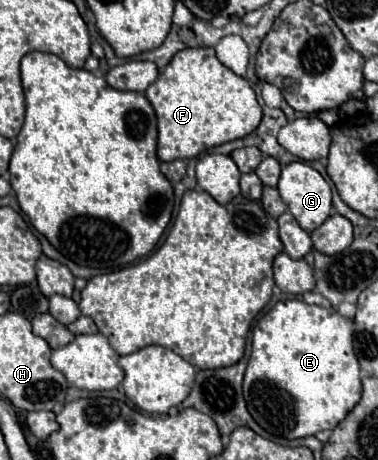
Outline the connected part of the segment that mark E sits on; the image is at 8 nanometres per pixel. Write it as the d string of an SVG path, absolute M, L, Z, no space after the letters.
M304 300L278 302L266 312L252 330L252 356L248 360L242 391L250 416L272 436L304 438L320 430L332 430L358 404L362 396L360 366L352 346L354 322L334 308L312 306Z

